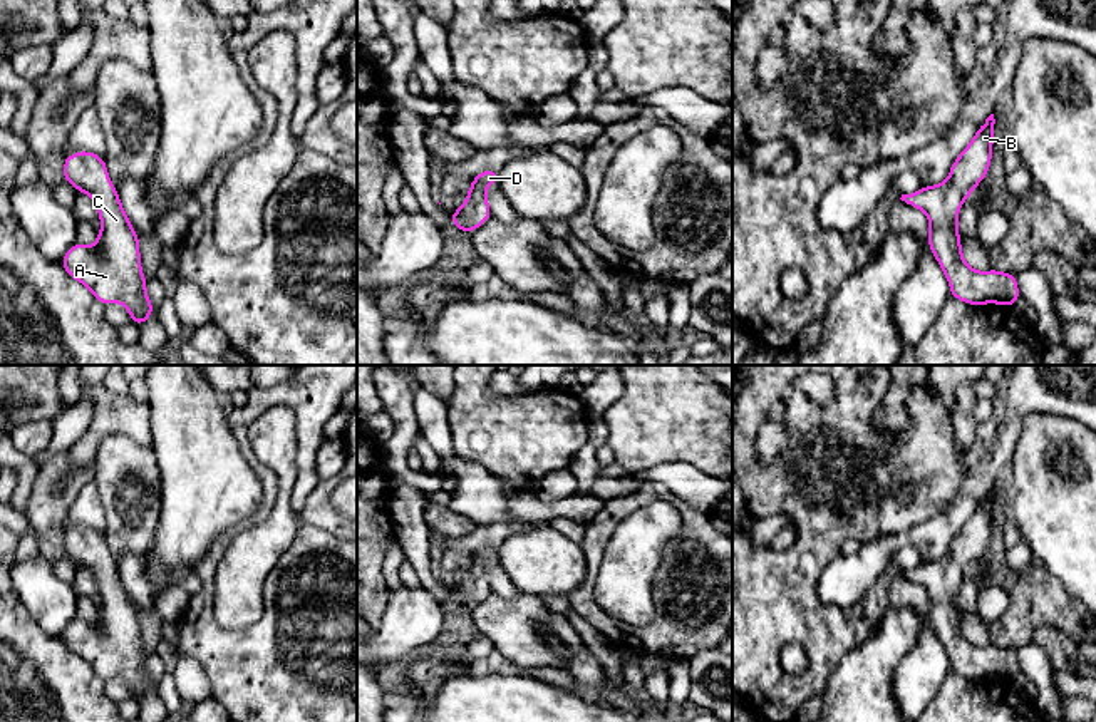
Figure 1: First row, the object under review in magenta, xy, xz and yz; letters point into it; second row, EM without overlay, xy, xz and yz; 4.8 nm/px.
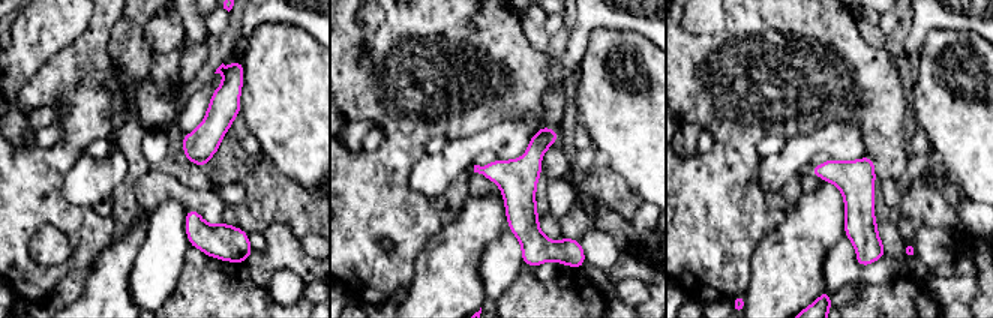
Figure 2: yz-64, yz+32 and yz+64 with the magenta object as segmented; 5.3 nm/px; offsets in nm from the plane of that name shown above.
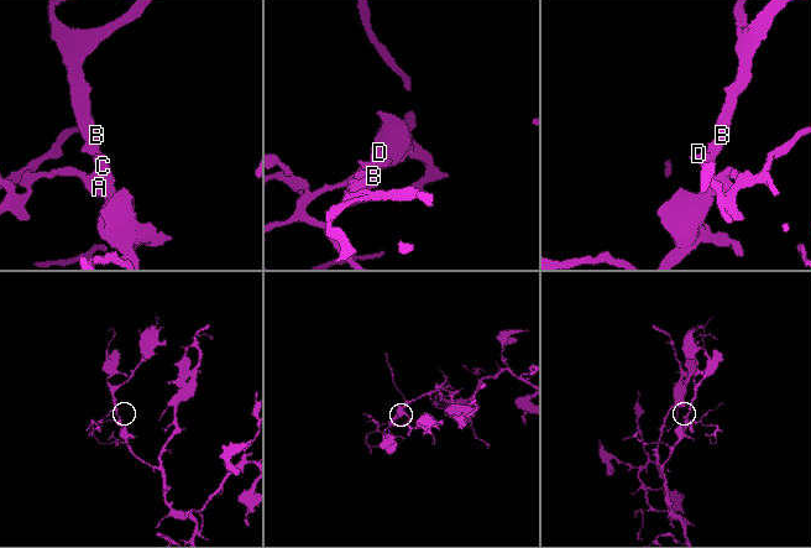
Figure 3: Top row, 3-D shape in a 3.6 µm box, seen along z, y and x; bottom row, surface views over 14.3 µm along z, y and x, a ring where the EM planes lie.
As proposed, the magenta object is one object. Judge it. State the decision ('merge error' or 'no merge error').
no merge error

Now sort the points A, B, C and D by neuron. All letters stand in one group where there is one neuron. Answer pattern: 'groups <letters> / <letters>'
groups A B C D

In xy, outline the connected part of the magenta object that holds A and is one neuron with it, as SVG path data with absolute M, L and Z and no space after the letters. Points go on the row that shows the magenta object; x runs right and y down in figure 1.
M89 151L64 157L64 181L92 196L102 229L96 246L72 245L60 265L104 307L121 302L129 310L131 322L141 327L154 313L154 307L146 295L139 236L122 209L117 188L109 181L104 157Z

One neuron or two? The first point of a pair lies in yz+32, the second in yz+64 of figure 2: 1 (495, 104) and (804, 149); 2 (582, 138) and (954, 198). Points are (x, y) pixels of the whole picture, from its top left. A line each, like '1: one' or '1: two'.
1: two
2: one

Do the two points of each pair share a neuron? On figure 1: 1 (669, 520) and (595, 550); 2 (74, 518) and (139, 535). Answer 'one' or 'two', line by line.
1: two
2: two

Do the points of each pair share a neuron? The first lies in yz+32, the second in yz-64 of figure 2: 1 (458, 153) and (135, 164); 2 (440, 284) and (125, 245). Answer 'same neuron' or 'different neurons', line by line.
1: different neurons
2: same neuron

